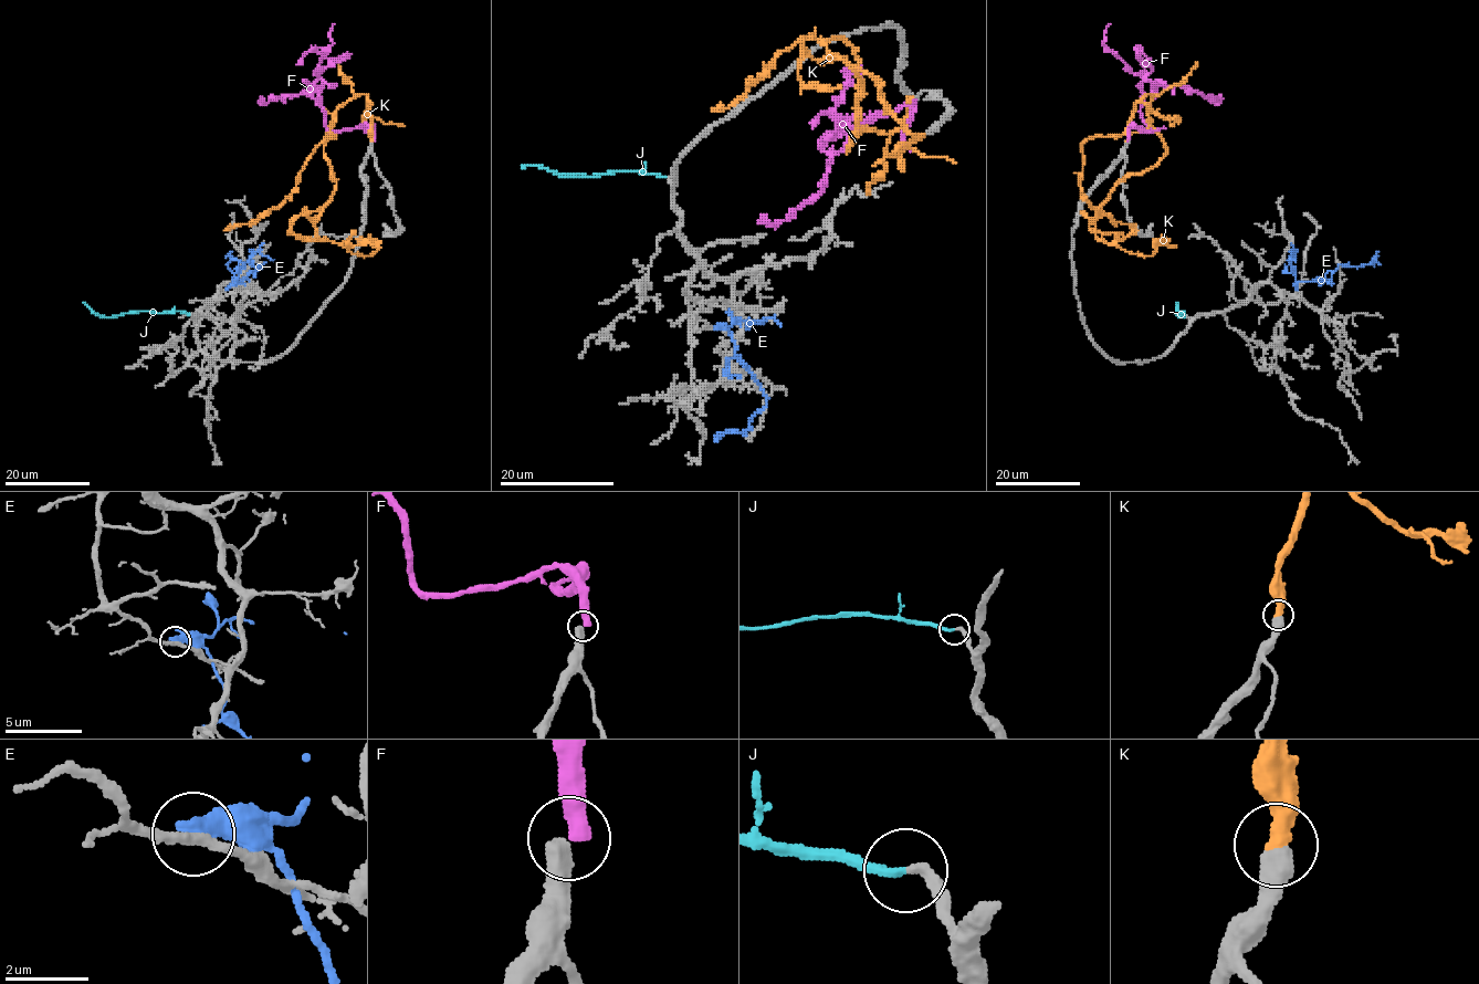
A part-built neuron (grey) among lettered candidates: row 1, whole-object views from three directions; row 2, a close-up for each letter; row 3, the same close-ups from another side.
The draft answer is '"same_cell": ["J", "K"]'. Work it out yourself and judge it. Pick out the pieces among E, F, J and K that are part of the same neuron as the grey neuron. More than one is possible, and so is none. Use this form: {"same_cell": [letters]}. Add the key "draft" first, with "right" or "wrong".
{"draft": "right", "same_cell": ["J", "K"]}

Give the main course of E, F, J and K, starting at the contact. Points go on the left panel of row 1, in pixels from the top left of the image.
E: (227, 288), (260, 264), (264, 265), (255, 267), (232, 258), (226, 264)
F: (373, 140), (365, 124), (326, 128), (323, 80), (299, 94), (259, 98)
J: (189, 314), (125, 313), (102, 316), (83, 302)
K: (371, 140), (368, 97), (359, 94), (326, 135), (336, 184), (315, 233), (362, 255), (377, 249), (342, 247)

